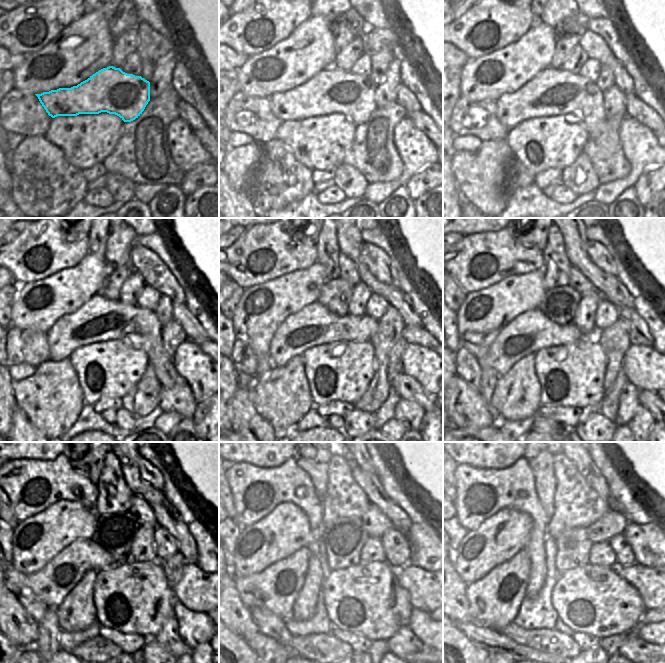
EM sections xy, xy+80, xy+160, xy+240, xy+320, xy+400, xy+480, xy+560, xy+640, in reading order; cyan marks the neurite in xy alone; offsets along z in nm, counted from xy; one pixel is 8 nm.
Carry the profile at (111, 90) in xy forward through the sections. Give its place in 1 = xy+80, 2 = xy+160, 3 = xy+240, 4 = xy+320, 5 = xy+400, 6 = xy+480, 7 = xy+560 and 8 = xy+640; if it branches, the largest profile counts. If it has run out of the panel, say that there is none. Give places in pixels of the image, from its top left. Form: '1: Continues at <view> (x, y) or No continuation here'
1: Continues at xy+80 (332, 91)
2: Continues at xy+160 (552, 92)
3: Continues at xy+240 (99, 320)
4: Continues at xy+320 (312, 326)
5: Continues at xy+400 (528, 333)
6: Continues at xy+480 (51, 584)
7: Continues at xy+560 (275, 589)
8: Continues at xy+640 (495, 599)

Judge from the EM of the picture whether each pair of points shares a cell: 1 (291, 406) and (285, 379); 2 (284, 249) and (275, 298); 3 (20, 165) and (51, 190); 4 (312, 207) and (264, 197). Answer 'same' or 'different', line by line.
1: same
2: different
3: same
4: different

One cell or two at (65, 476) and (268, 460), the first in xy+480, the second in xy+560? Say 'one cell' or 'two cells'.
two cells

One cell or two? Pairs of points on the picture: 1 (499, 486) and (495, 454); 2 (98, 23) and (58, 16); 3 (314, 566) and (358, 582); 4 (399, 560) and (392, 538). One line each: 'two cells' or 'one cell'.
1: two cells
2: two cells
3: two cells
4: one cell

